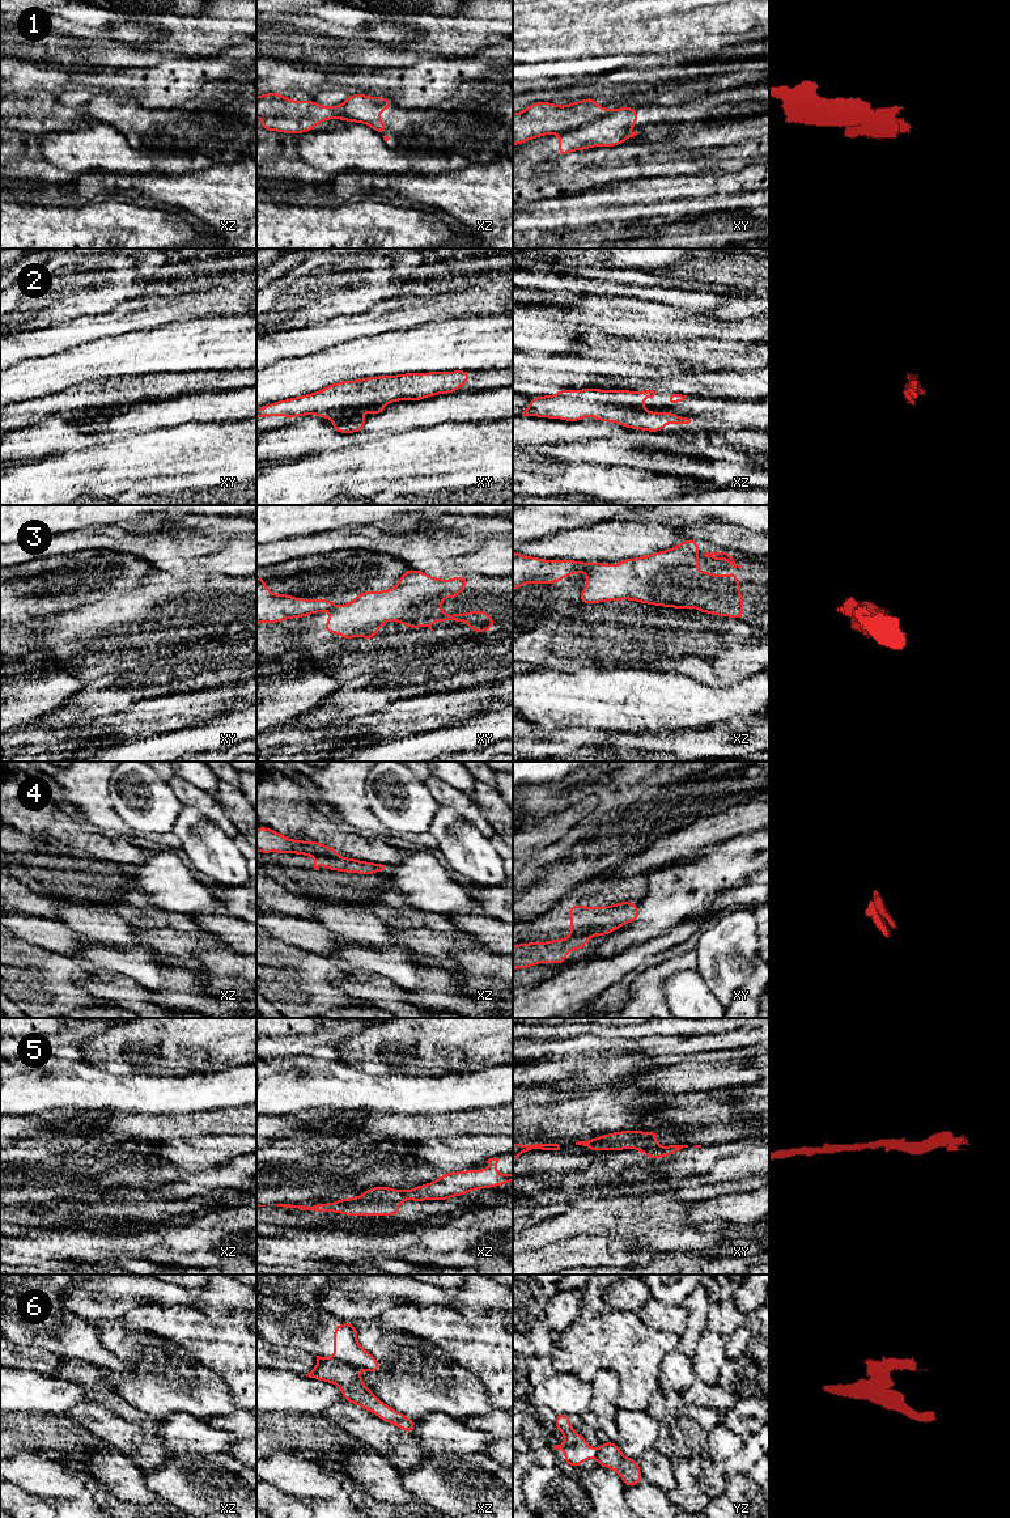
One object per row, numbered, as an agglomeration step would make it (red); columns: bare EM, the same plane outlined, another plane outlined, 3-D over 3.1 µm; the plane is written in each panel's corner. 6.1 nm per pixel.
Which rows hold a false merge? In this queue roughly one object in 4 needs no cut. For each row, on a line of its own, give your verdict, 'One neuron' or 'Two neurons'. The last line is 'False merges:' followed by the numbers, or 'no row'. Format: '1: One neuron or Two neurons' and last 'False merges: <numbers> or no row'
1: Two neurons
2: One neuron
3: Two neurons
4: One neuron
5: Two neurons
6: Two neurons
False merges: 1, 3, 5, 6

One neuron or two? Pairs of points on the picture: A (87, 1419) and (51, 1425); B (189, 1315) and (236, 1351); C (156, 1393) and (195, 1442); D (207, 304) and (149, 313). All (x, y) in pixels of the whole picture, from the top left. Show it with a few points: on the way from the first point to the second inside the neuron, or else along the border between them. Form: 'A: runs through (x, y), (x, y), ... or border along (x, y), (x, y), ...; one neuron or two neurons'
A: border along (66, 1415), (101, 1438); two neurons
B: border along (219, 1326), (221, 1370); two neurons
C: border along (203, 1419), (187, 1413), (170, 1413), (158, 1420); two neurons
D: runs through (192, 304), (164, 305); one neuron

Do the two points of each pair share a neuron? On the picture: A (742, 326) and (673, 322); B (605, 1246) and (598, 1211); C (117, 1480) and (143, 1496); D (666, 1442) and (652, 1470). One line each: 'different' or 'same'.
A: same
B: different
C: same
D: different

